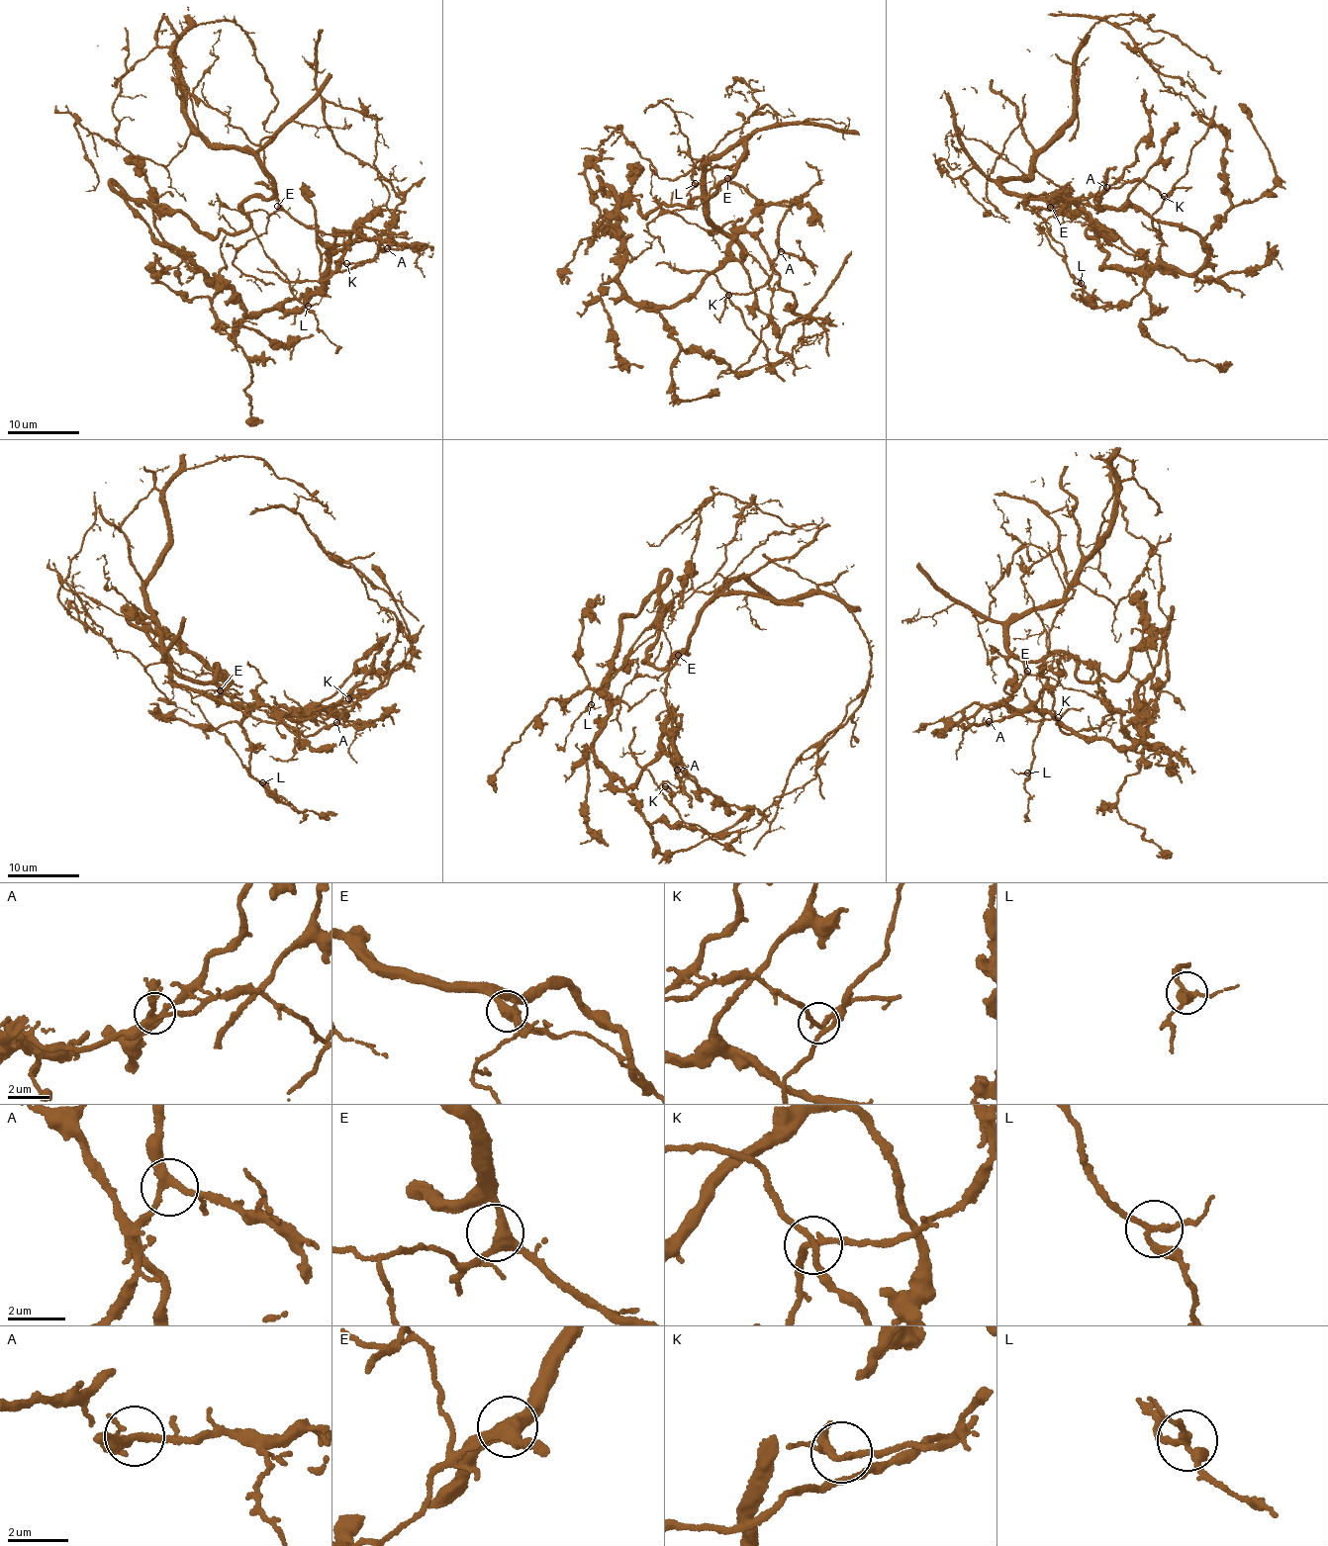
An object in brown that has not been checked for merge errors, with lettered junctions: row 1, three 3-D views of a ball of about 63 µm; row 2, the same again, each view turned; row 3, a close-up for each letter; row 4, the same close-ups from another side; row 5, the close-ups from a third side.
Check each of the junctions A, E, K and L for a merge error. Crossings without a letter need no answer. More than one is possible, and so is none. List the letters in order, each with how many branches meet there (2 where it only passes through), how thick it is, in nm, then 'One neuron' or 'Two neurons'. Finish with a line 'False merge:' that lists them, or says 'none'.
A: Branches: 3. Thickness 240 nm. One neuron
E: Branches: 3. Thickness 360 nm. One neuron
K: Branches: 4. Thickness 180 nm. One neuron
L: Branches: 3. Thickness 190 nm. One neuron
False merge: none

